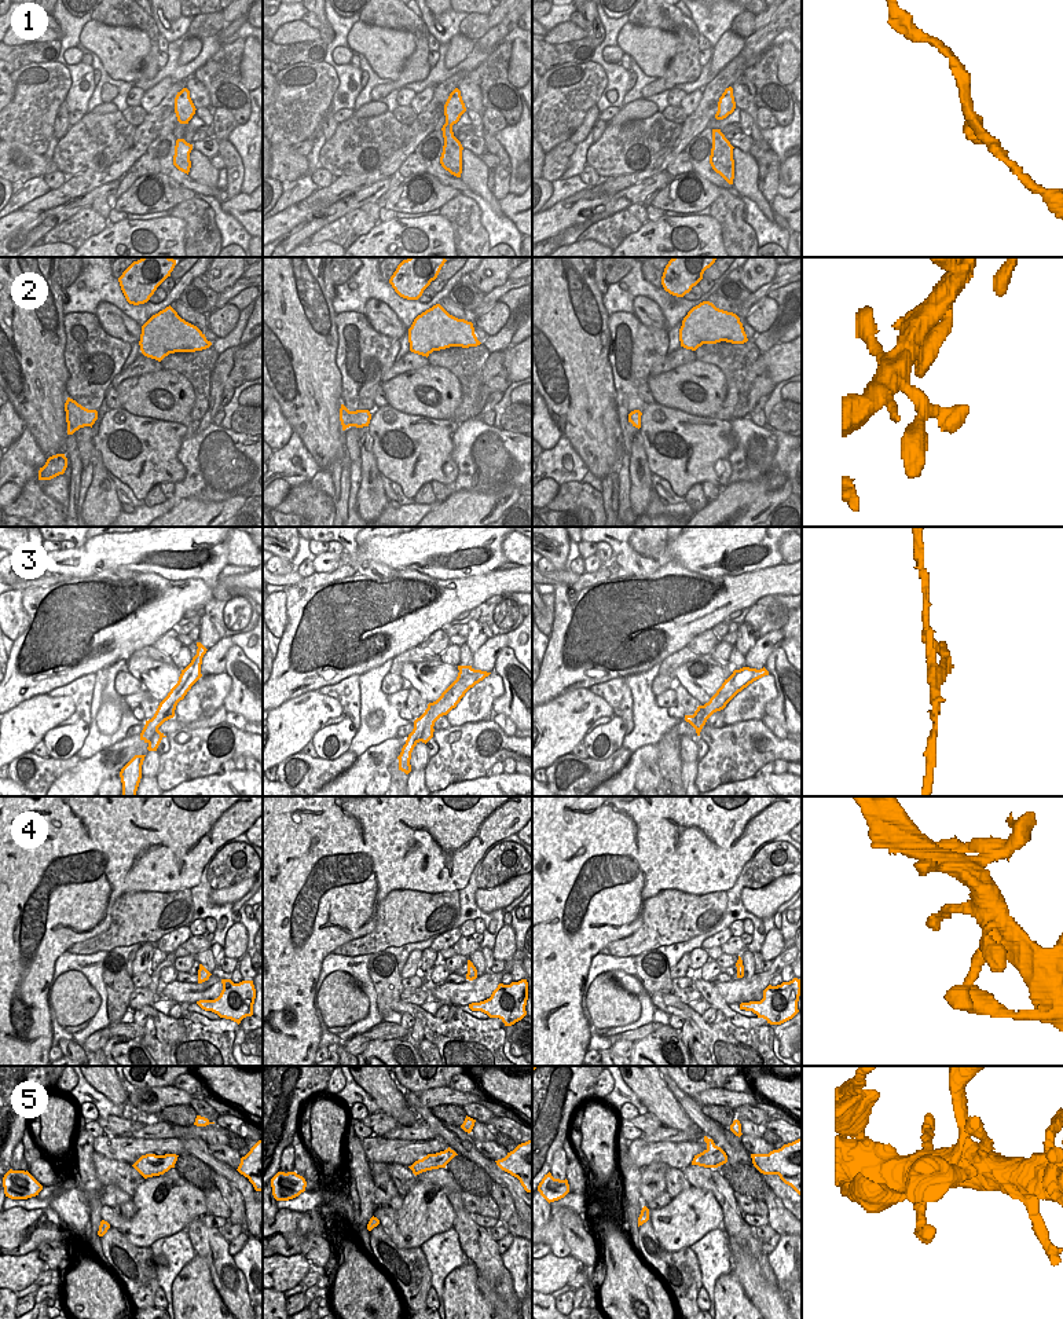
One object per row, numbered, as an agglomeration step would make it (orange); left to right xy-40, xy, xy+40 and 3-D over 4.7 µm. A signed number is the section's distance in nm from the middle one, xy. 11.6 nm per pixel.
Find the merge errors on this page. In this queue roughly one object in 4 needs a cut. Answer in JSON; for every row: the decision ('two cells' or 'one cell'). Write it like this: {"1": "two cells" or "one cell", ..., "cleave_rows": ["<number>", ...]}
{"1": "one cell", "2": "one cell", "3": "two cells", "4": "one cell", "5": "one cell", "cleave_rows": ["3"]}

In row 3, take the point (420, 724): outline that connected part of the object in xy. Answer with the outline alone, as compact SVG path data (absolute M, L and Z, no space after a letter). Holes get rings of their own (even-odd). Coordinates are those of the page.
M458 666L458 670L459 673L457 679L441 693L441 696L436 701L429 703L425 712L414 721L414 729L408 734L406 744L403 745L402 752L397 756L399 770L404 772L406 774L411 772L410 765L411 752L414 747L421 741L425 726L429 723L429 718L452 695L452 689L461 681L461 678L465 677L472 670L472 666Z

